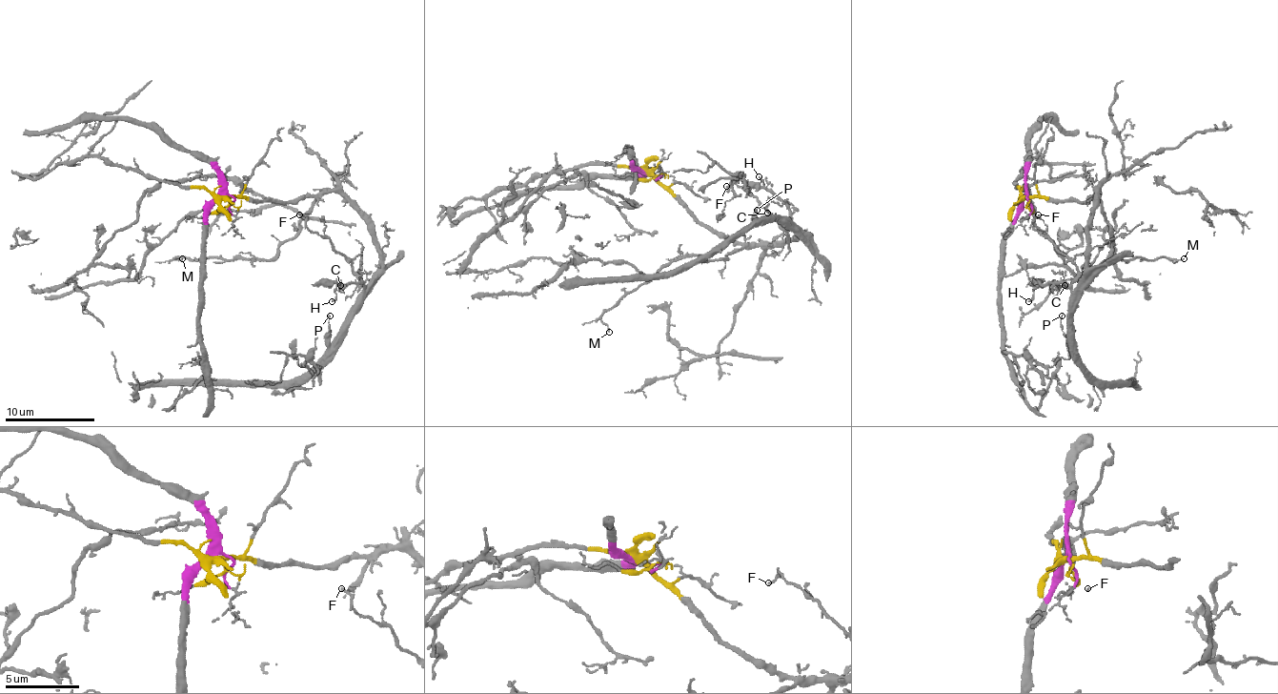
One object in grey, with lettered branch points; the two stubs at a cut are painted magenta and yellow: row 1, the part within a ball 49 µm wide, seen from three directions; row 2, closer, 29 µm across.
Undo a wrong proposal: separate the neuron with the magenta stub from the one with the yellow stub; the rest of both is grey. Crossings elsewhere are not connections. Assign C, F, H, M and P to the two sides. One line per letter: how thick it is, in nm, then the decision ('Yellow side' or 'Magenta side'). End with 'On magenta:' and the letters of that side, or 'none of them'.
C: Thickness 140 nm. Yellow side
F: Thickness 130 nm. Yellow side
H: Thickness 140 nm. Yellow side
M: Thickness 110 nm. Yellow side
P: Thickness 110 nm. Yellow side
On magenta: none of them

